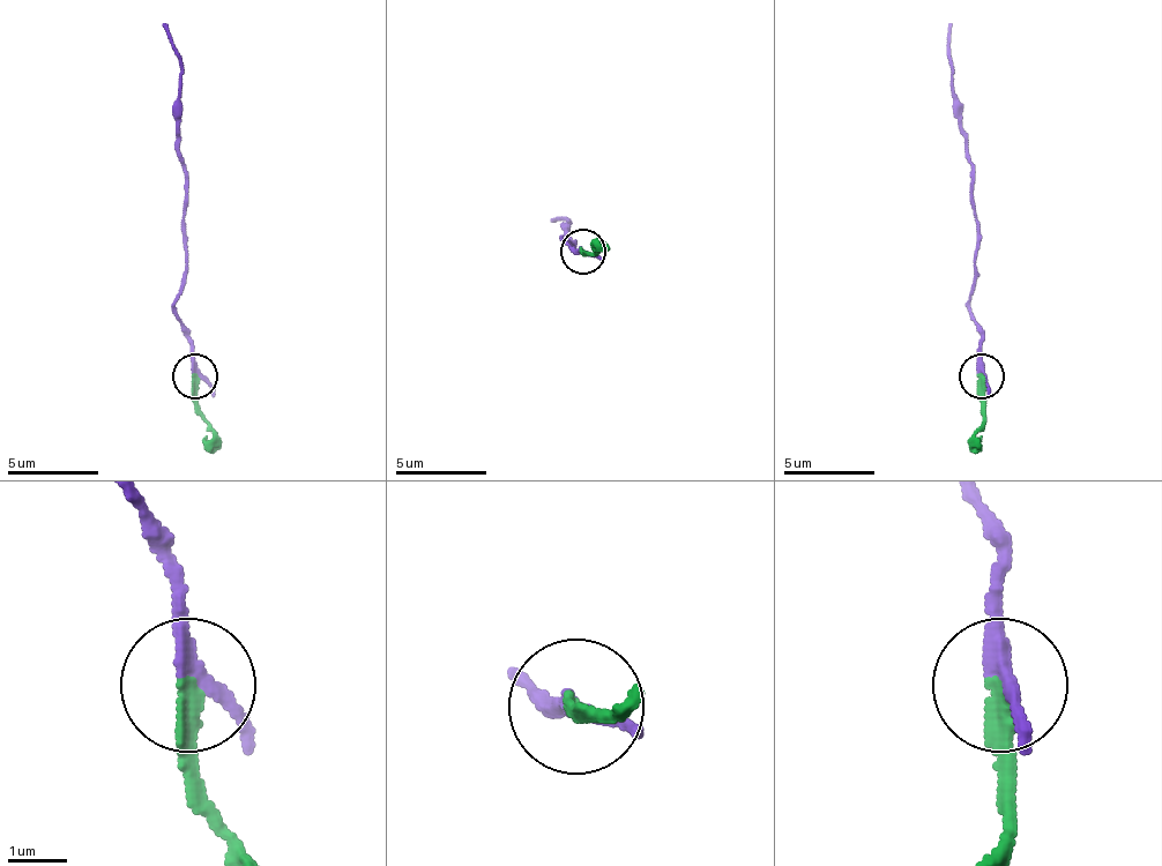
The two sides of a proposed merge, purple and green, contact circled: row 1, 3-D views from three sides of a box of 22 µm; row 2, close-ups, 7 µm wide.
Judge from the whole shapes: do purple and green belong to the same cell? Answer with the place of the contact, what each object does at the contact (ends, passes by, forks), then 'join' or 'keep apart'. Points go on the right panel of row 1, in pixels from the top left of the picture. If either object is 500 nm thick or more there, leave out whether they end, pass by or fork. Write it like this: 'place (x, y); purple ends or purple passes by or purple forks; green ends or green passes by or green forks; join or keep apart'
place (981, 376); purple passes by; green ends; keep apart

